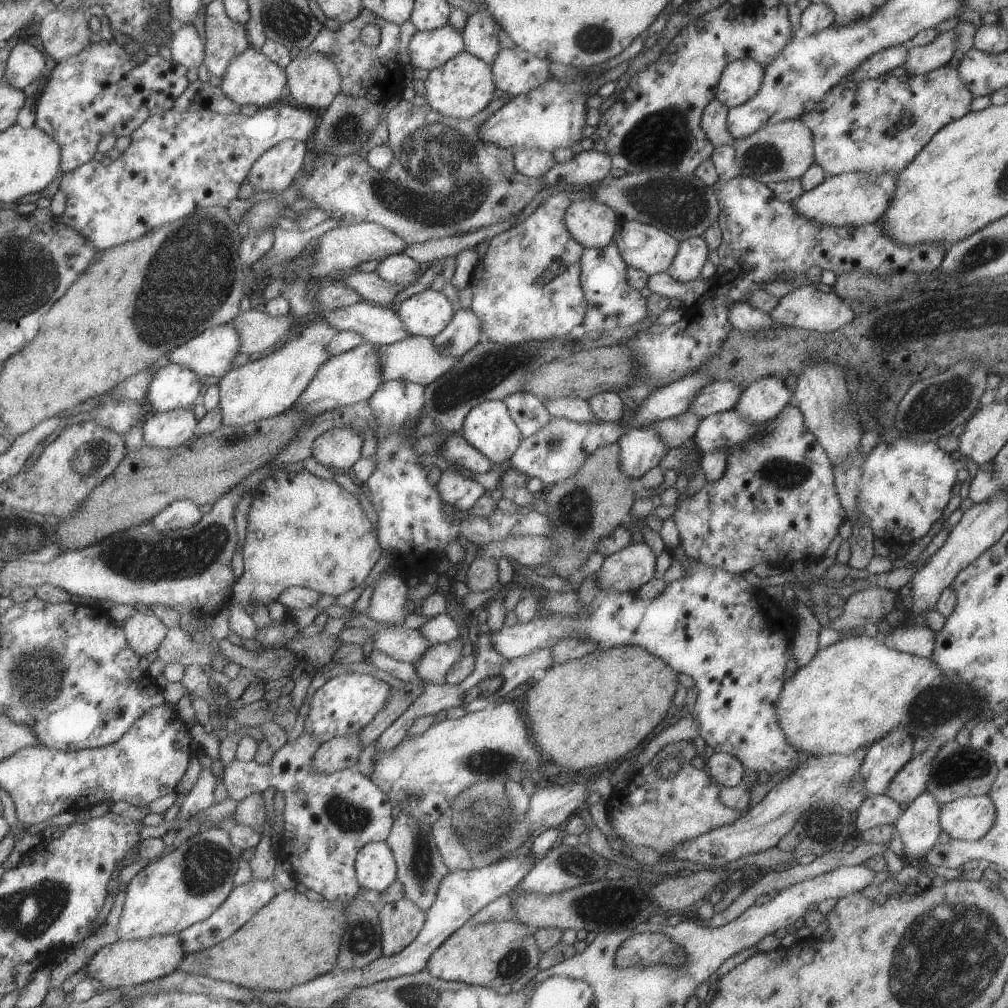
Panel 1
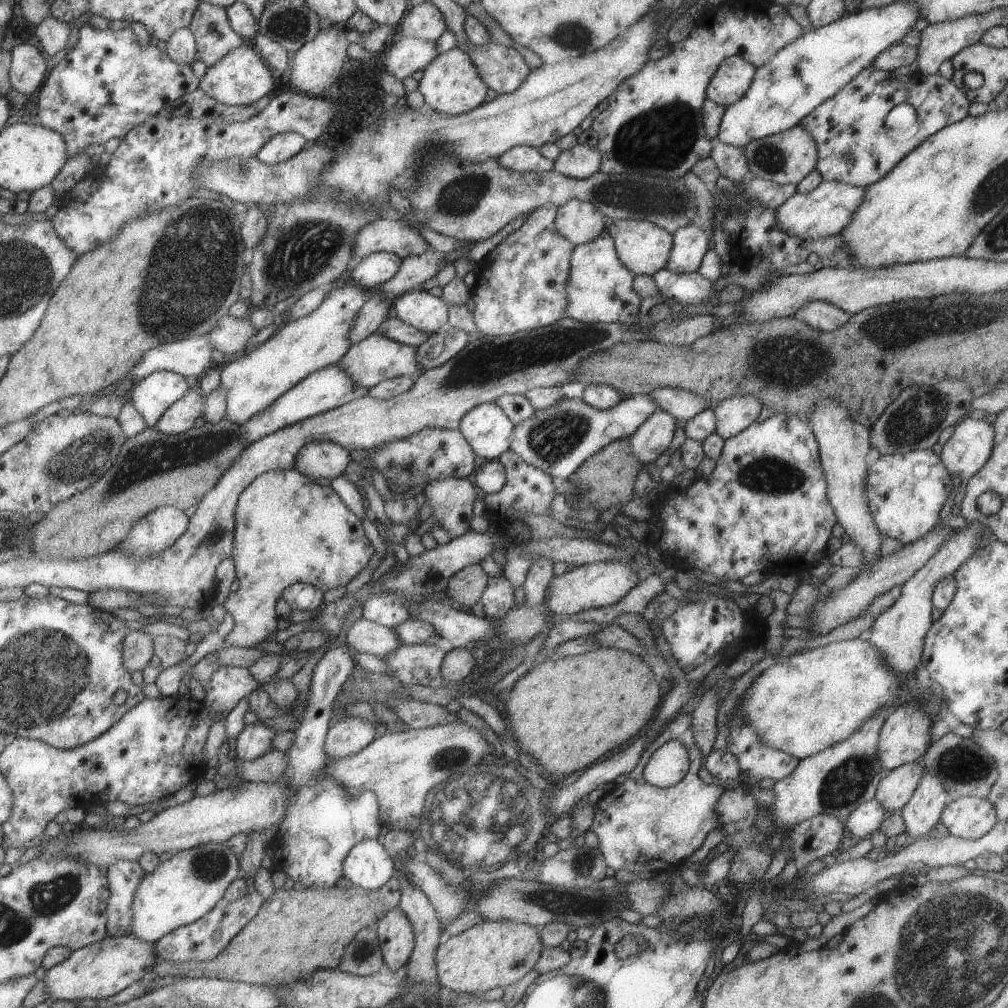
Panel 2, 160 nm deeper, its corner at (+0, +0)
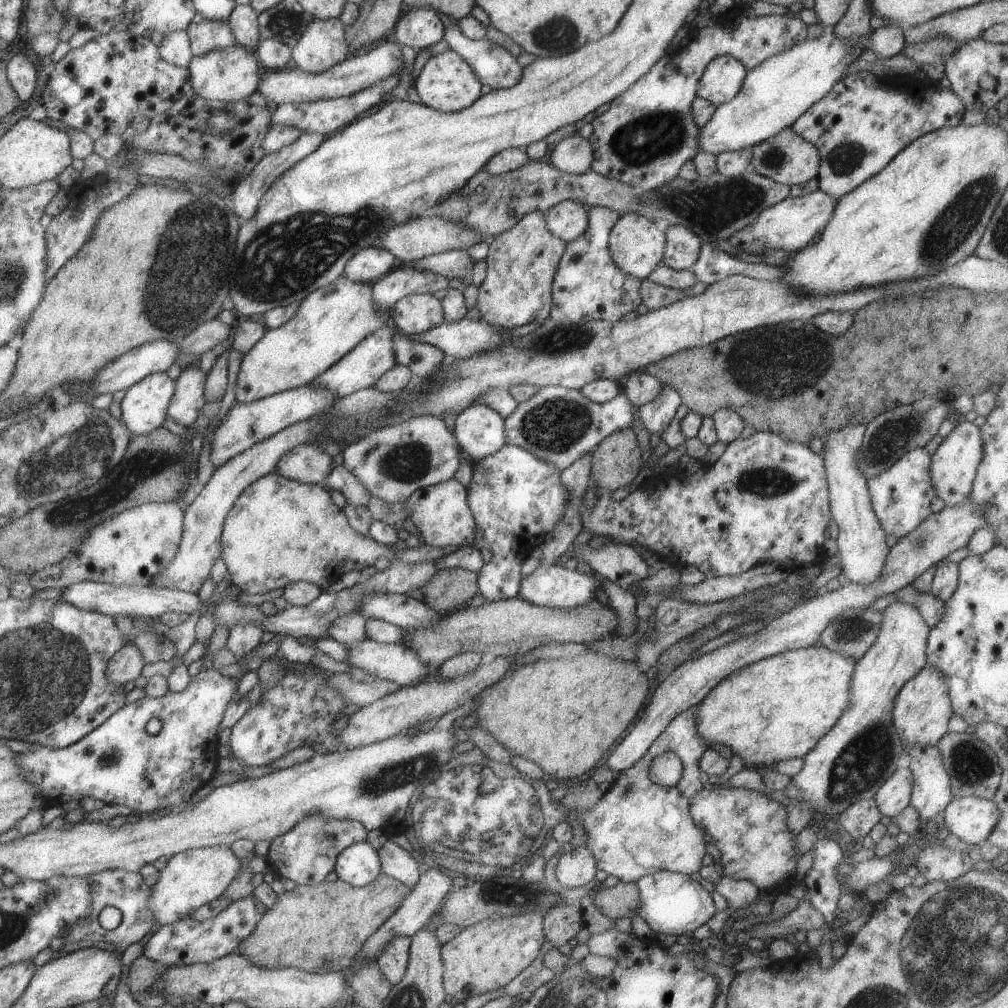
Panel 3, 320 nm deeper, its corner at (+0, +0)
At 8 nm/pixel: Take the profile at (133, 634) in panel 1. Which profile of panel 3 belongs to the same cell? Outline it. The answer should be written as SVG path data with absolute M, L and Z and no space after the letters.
M132 642L125 643L108 658L104 673L105 678L112 683L124 685L129 680L135 680L144 665L141 653Z

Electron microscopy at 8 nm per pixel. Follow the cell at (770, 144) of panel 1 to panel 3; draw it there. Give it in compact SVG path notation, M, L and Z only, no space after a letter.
M789 127L781 129L777 134L766 138L763 142L751 147L752 157L750 166L761 176L770 178L782 185L798 185L816 178L819 166L819 153L817 149Z

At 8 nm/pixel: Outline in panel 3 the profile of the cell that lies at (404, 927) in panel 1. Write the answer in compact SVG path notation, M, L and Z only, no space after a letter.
M394 936L376 958L378 969L391 986L396 985L407 970L409 947L410 937Z

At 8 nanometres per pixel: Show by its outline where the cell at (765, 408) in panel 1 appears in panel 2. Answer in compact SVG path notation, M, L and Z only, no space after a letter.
M735 395L723 399L713 406L715 415L714 432L723 440L735 436L754 422L763 408L754 395Z

